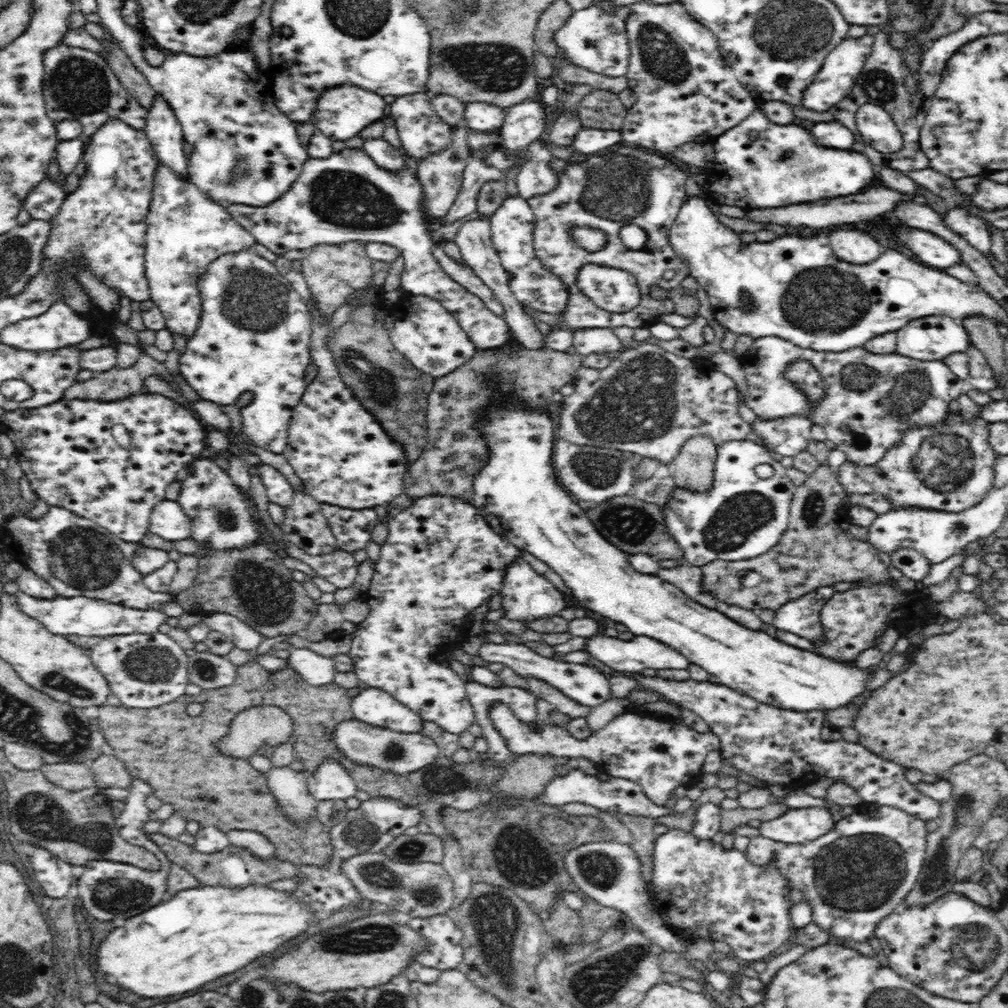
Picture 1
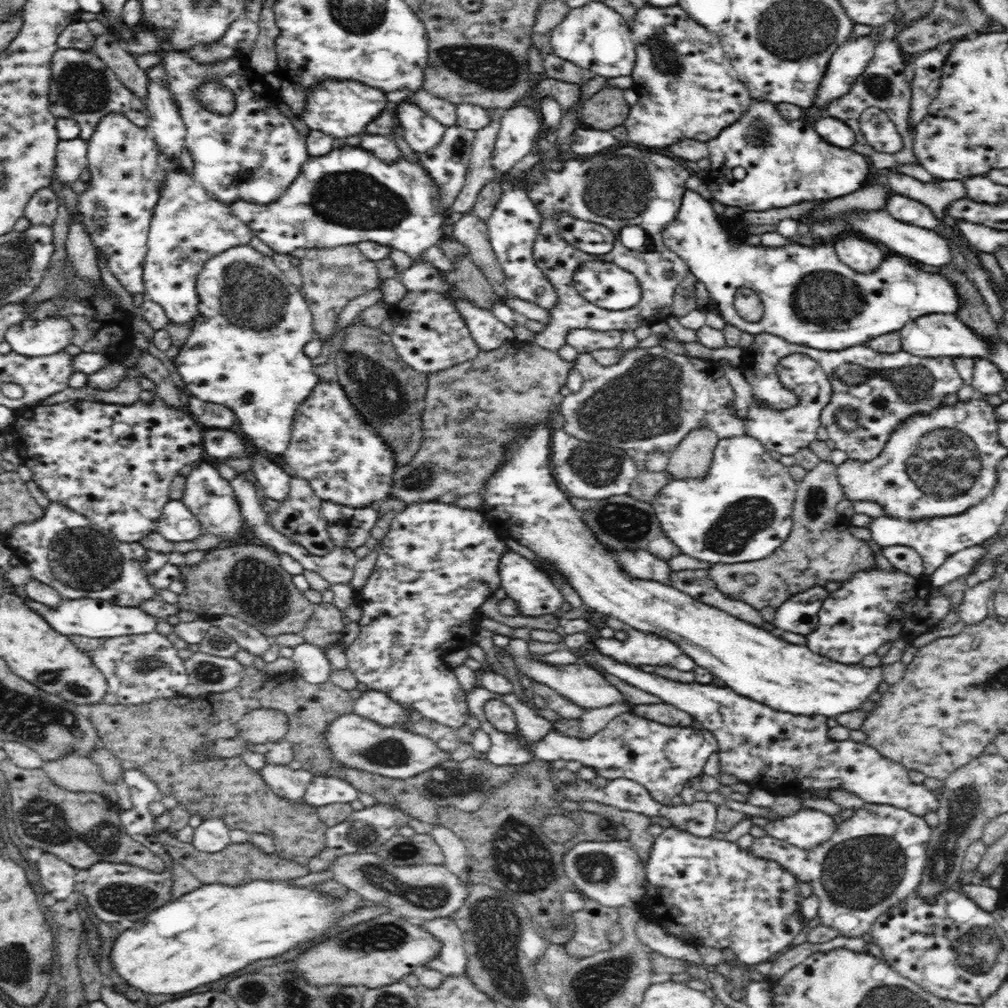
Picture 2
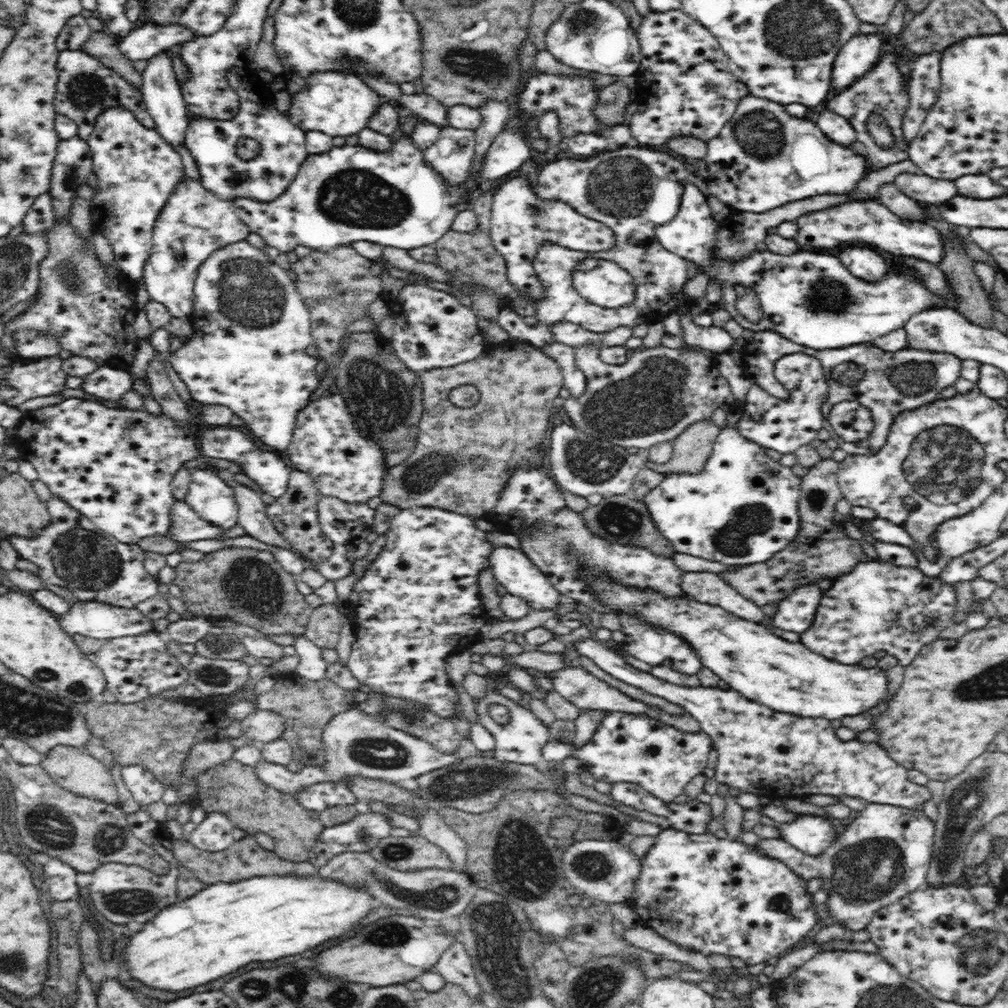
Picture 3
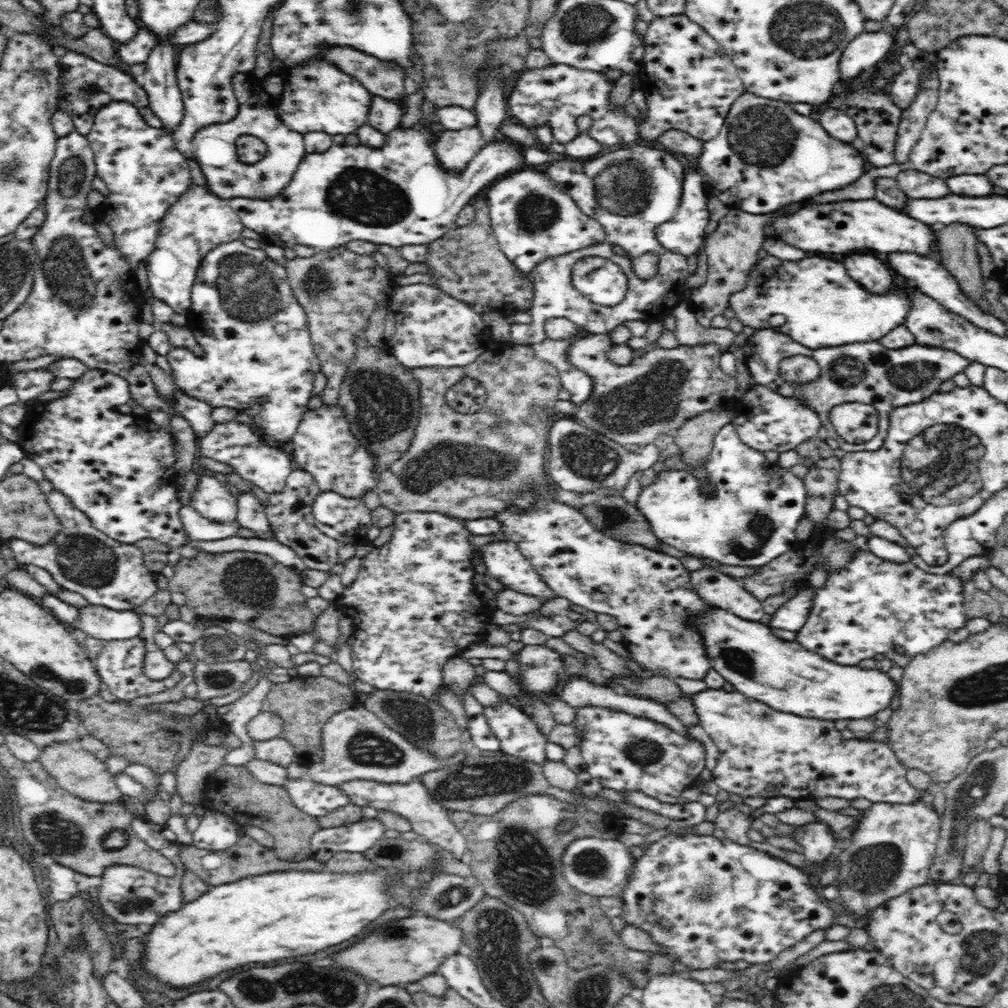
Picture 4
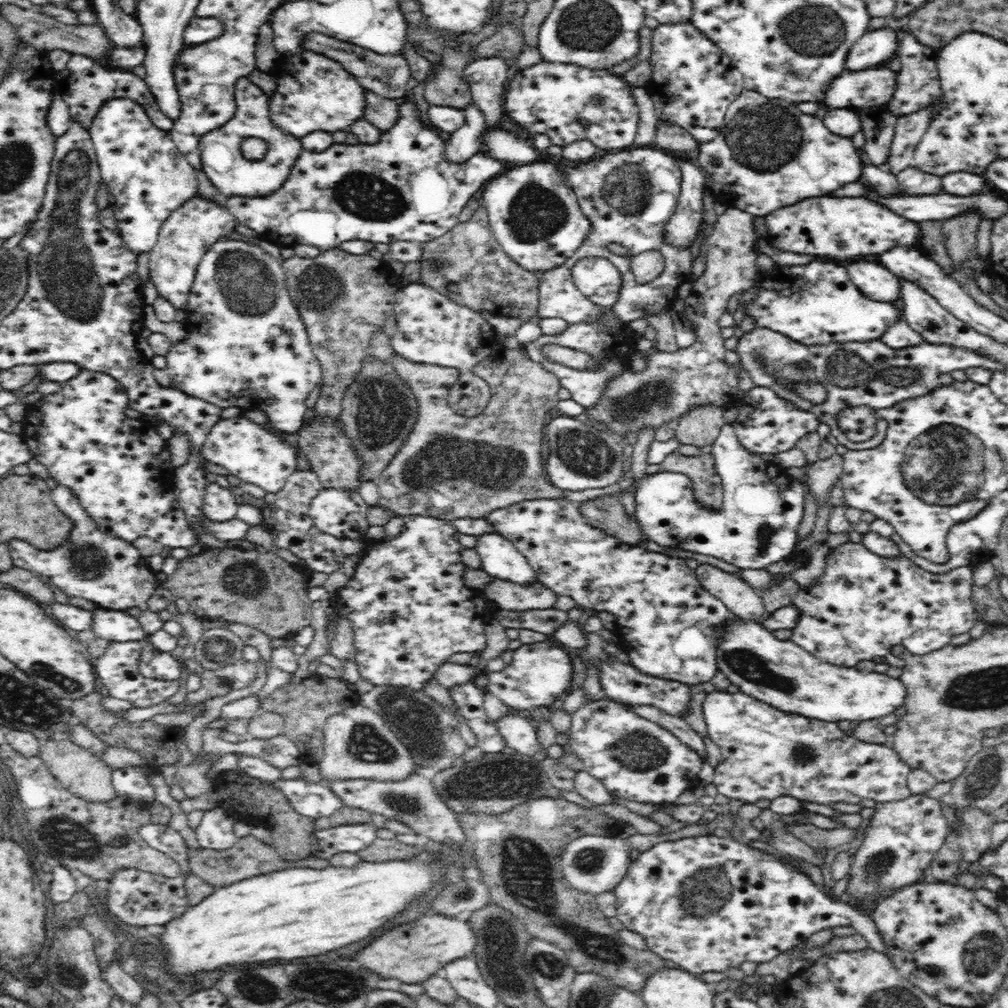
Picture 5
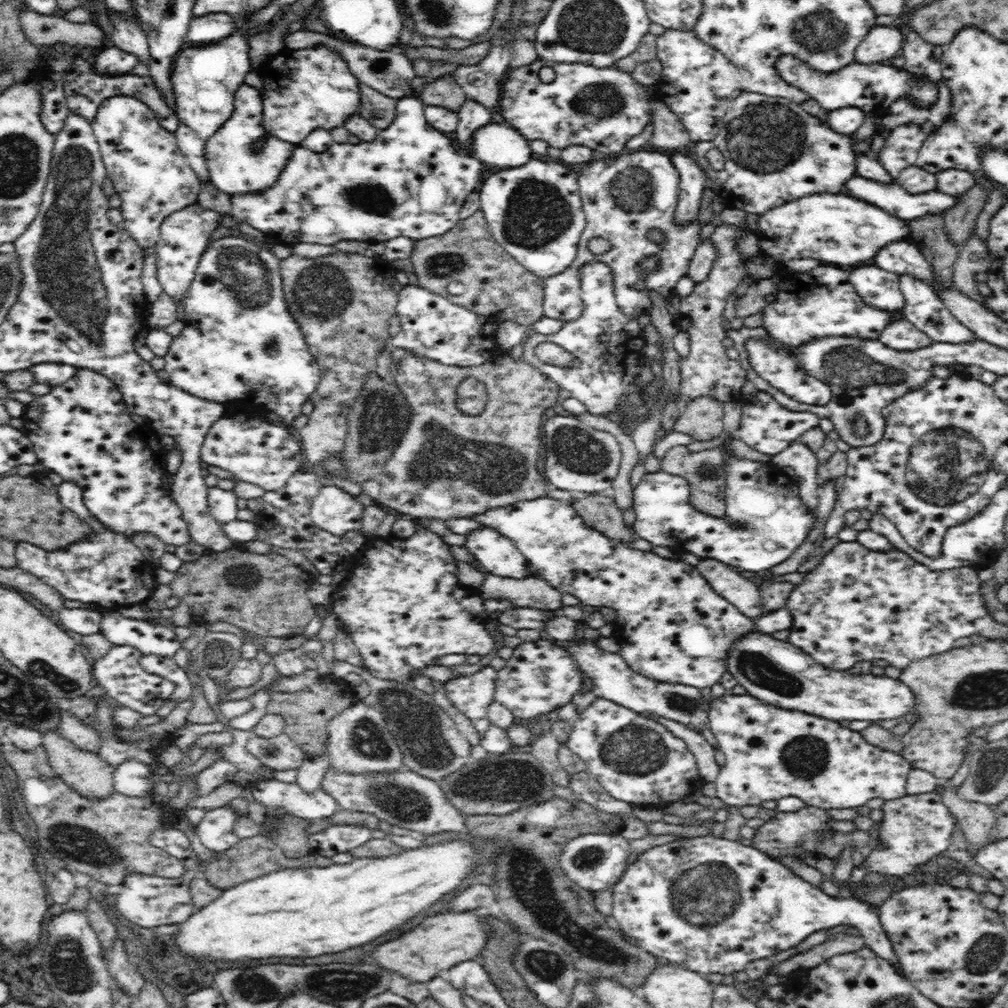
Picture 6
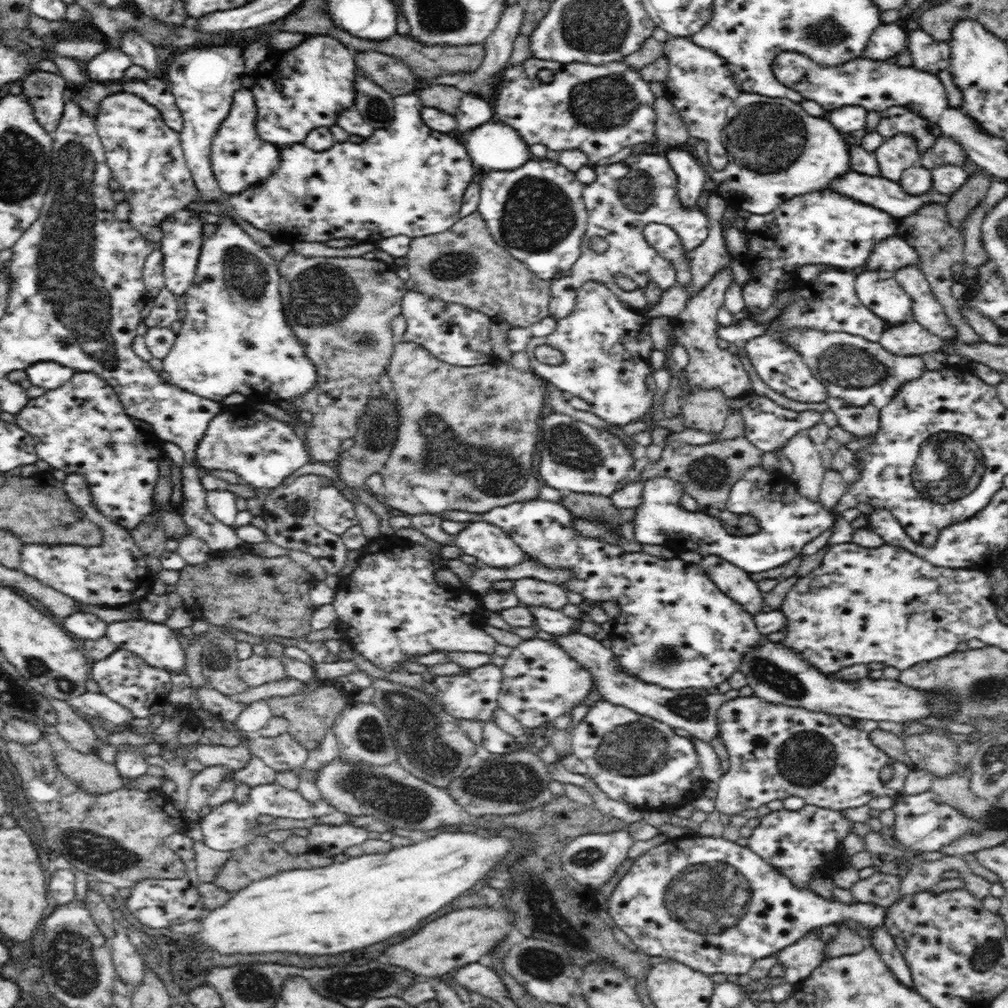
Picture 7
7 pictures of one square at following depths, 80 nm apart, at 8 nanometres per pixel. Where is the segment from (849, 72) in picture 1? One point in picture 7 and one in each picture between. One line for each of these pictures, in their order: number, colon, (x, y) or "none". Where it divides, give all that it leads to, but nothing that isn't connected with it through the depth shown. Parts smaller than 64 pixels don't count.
2: (848, 61)
3: (859, 54)
4: (866, 51)
5: (877, 45)
6: (882, 42)
7: (888, 40)

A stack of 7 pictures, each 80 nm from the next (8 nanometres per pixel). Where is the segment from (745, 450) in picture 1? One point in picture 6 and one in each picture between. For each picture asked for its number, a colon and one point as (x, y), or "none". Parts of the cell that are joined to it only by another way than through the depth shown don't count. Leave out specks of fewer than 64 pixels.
2: (742, 510)
3: (741, 509)
4: (751, 519)
5: (756, 526)
6: (765, 520)

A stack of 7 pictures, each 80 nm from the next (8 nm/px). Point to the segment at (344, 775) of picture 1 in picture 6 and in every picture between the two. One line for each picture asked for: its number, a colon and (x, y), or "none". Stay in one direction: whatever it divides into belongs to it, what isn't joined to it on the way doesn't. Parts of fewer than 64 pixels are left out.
2: (323, 790)
3: (320, 796)
4: (316, 799)
5: (313, 800)
6: (284, 797)

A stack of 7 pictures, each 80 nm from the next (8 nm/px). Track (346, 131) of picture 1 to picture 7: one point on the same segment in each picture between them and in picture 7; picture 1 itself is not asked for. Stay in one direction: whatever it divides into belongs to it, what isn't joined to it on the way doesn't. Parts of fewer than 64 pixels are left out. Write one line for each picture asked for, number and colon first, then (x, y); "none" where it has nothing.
2: (339, 108)
3: (315, 107)
4: (308, 104)
5: (307, 81)
6: (304, 90)
7: (297, 90)

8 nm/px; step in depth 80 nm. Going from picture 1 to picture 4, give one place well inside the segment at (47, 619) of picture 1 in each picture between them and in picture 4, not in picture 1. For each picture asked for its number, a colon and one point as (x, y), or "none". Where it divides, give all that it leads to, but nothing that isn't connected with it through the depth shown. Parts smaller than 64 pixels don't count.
2: (95, 618)
3: (95, 619)
4: (101, 622)

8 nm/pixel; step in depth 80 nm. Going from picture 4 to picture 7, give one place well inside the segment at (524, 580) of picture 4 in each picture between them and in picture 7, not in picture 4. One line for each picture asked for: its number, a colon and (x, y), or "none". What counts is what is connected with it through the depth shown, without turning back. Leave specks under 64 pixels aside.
5: (499, 557)
6: (498, 555)
7: (491, 546)

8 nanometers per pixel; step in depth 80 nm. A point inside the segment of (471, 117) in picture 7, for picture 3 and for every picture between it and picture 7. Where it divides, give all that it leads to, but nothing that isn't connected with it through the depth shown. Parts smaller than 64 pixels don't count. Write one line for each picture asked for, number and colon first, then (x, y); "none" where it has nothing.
3: (450, 156)
4: (455, 149)
5: (463, 143)
6: (472, 115)

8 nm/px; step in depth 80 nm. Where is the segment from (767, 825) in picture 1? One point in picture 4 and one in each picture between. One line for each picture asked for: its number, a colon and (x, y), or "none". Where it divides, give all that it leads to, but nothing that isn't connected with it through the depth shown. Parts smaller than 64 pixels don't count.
2: (807, 828)
3: (812, 834)
4: (816, 840)

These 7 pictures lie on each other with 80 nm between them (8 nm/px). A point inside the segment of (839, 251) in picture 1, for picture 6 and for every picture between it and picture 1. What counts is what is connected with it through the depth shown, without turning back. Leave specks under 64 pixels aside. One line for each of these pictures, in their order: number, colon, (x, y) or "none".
2: (861, 255)
3: (862, 262)
4: (874, 275)
5: (874, 280)
6: (879, 288)

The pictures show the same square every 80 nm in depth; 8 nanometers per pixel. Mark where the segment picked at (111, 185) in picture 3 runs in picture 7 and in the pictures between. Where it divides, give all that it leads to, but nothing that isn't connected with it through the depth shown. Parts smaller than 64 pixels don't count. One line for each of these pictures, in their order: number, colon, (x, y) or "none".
4: (145, 173)
5: (148, 176)
6: (148, 170)
7: (145, 156)

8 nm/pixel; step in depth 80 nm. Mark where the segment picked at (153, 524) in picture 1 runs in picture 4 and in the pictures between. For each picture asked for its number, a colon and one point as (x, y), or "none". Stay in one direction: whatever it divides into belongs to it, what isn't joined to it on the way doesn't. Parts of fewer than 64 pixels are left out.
2: (176, 523)
3: (186, 526)
4: (195, 526)

